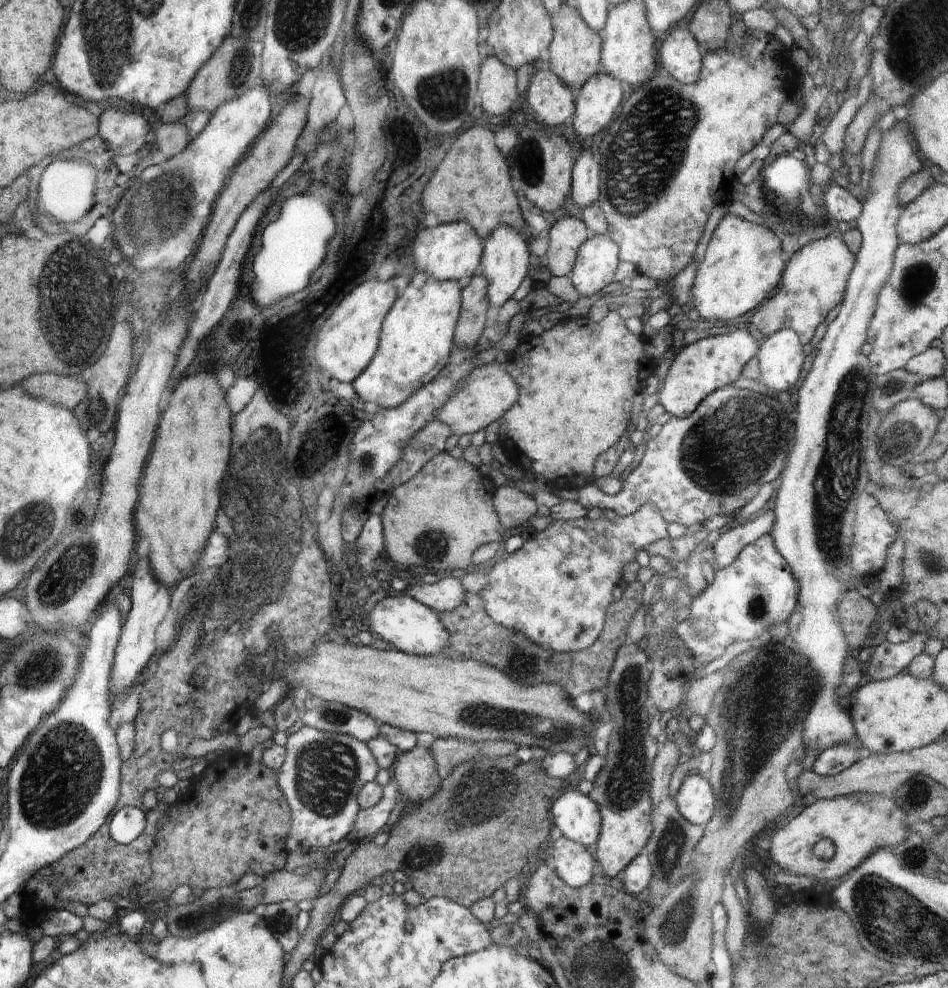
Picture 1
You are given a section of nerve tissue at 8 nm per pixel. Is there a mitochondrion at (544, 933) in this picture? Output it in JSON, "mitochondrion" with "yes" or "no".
{"mitochondrion":"no"}

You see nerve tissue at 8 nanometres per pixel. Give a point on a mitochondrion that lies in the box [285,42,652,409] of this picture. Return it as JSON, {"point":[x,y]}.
{"point":[441,96]}

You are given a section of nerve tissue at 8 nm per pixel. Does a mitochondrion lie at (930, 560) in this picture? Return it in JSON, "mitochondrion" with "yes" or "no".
{"mitochondrion":"yes"}

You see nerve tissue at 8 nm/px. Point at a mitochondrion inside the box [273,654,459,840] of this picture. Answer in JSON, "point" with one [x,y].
{"point":[327,770]}

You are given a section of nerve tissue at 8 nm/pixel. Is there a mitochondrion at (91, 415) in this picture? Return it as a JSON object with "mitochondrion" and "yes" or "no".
{"mitochondrion":"no"}

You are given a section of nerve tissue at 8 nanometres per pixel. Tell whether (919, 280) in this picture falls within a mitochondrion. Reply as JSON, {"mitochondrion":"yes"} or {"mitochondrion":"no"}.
{"mitochondrion":"yes"}

